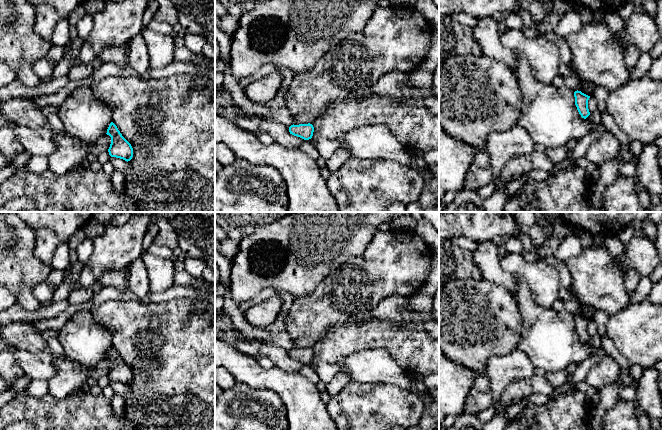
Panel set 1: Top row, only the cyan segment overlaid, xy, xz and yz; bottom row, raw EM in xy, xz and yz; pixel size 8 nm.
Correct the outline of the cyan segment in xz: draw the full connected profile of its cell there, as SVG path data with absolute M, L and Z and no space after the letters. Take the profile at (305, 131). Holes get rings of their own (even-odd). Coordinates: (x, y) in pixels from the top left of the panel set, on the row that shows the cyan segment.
M299 124L299 125L291 125L289 127L290 134L300 137L304 140L309 140L313 136L314 127L312 124Z

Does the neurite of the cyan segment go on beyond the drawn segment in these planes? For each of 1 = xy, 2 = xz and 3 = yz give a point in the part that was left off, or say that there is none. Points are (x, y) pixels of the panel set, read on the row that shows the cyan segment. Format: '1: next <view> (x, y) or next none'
1: next none
2: next none
3: next none

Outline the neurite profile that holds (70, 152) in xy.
M54 134L56 150L48 156L48 169L58 176L66 174L83 163L91 154L99 155L108 151L111 137L104 135L93 143L85 143L68 134Z

